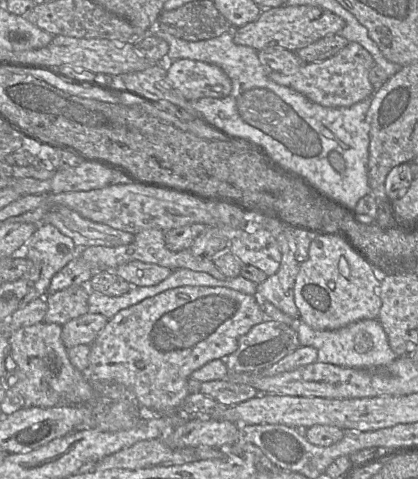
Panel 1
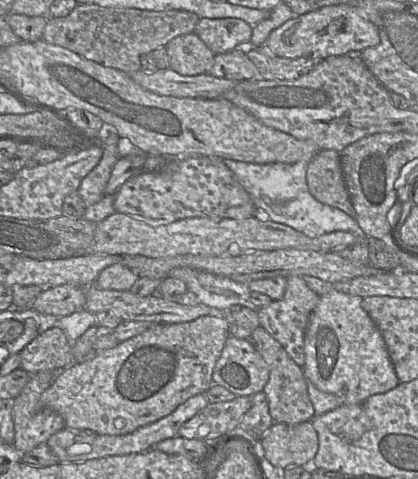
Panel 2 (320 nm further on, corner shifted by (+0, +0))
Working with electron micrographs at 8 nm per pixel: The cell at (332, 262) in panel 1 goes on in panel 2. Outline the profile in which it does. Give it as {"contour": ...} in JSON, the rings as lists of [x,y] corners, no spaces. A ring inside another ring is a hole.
{"contour":[[[332,288],[320,296],[305,332],[304,376],[320,391],[338,396],[343,405],[361,403],[400,383],[383,336],[362,308],[362,299]]]}

